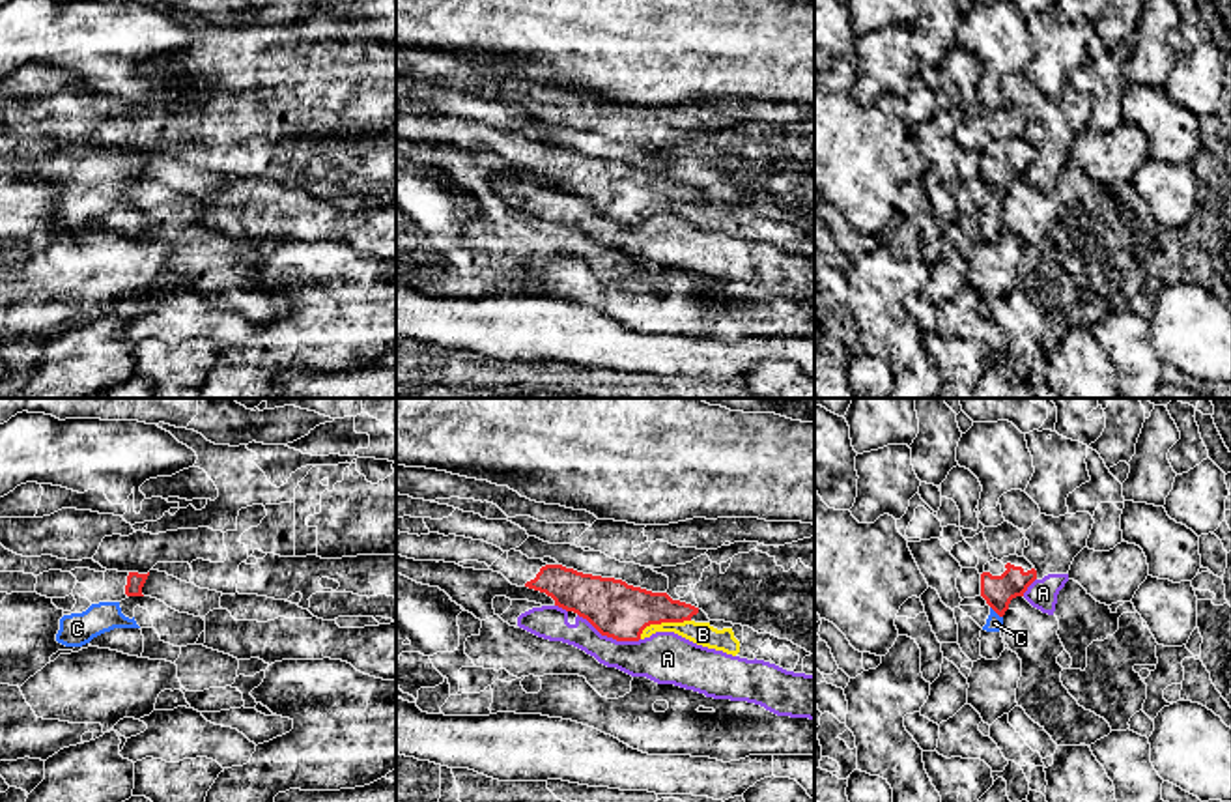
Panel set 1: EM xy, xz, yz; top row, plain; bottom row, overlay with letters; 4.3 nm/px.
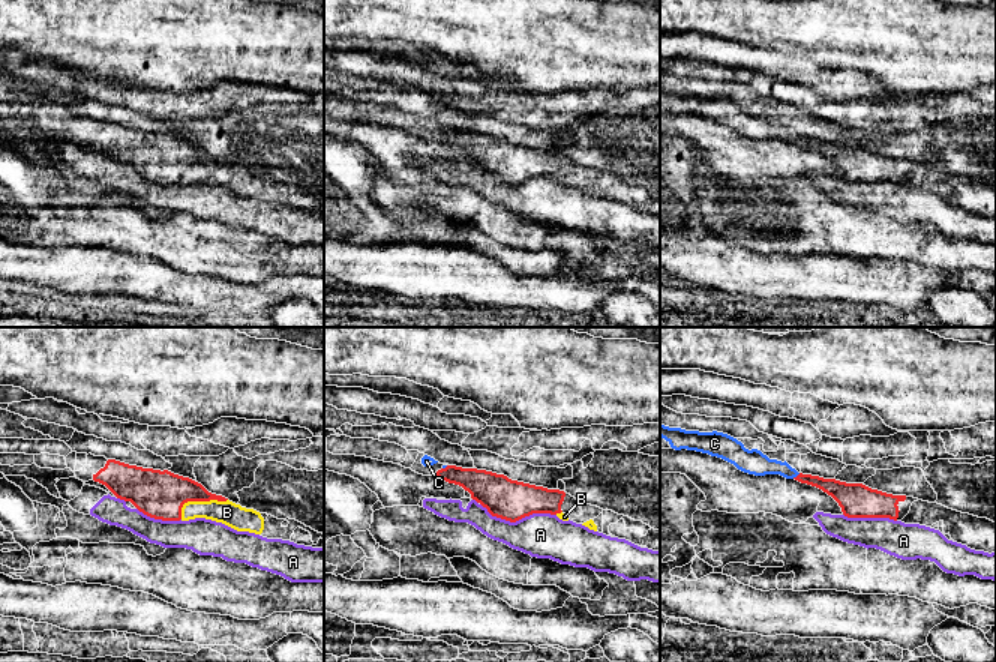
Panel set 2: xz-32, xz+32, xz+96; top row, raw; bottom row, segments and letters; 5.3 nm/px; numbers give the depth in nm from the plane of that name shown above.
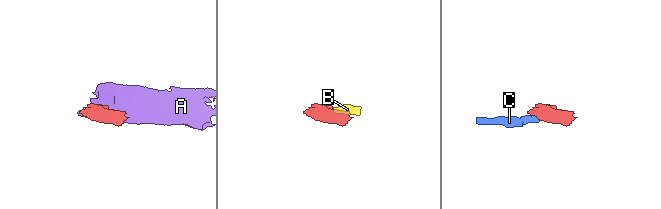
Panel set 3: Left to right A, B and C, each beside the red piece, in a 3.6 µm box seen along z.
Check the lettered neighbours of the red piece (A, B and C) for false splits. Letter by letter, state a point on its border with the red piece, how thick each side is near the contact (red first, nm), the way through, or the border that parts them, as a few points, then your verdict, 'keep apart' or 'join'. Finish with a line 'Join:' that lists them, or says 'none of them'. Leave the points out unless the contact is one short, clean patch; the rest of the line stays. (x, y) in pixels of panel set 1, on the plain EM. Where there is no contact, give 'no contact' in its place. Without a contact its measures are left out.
A: xz (609, 217) | 240/220 nm | keep apart
B: xz (662, 202) | 240/100 nm | join
C: yz (996, 193) | 140/80 nm | across yz (998, 172), (996, 193), (994, 204) | join
Join: B, C

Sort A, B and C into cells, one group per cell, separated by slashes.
A / B C

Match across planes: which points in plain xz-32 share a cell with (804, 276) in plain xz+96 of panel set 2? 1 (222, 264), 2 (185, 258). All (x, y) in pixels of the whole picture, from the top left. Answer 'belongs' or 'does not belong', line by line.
1: does not belong
2: does not belong

